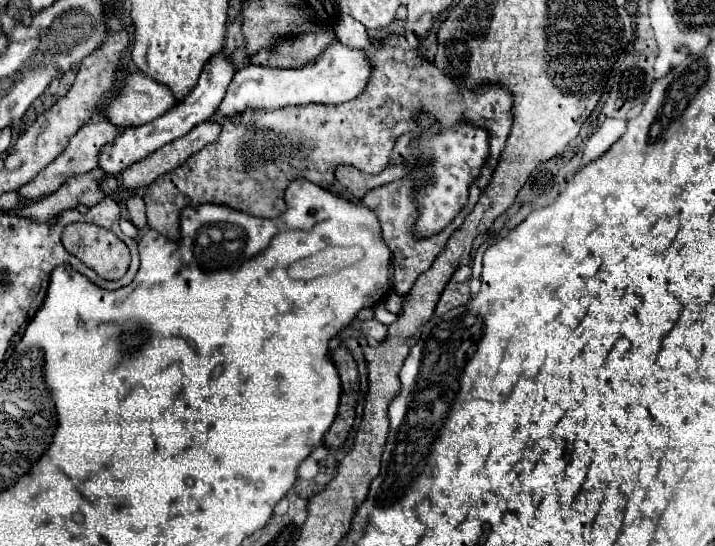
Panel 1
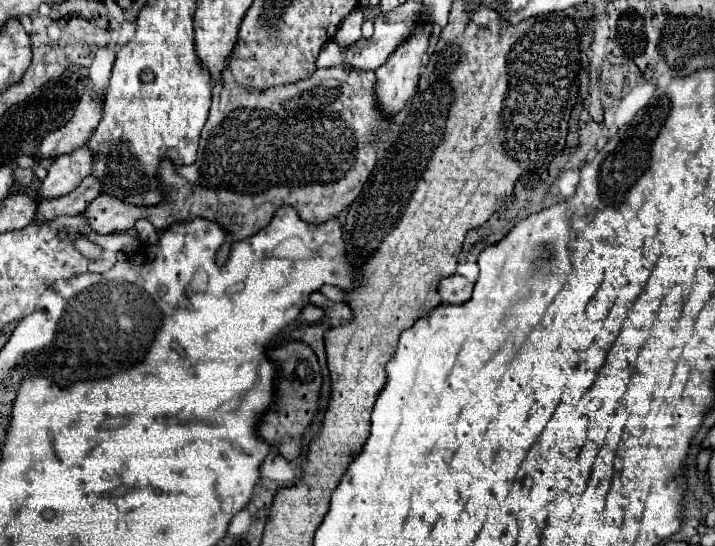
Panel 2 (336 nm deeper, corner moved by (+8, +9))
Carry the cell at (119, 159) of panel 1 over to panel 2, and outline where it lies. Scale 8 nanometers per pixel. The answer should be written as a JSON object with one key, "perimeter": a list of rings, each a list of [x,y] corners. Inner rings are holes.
{"perimeter":[[[80,147],[70,155],[60,155],[52,161],[46,179],[40,183],[38,199],[56,199],[68,195],[90,173],[92,153],[88,147]]]}

